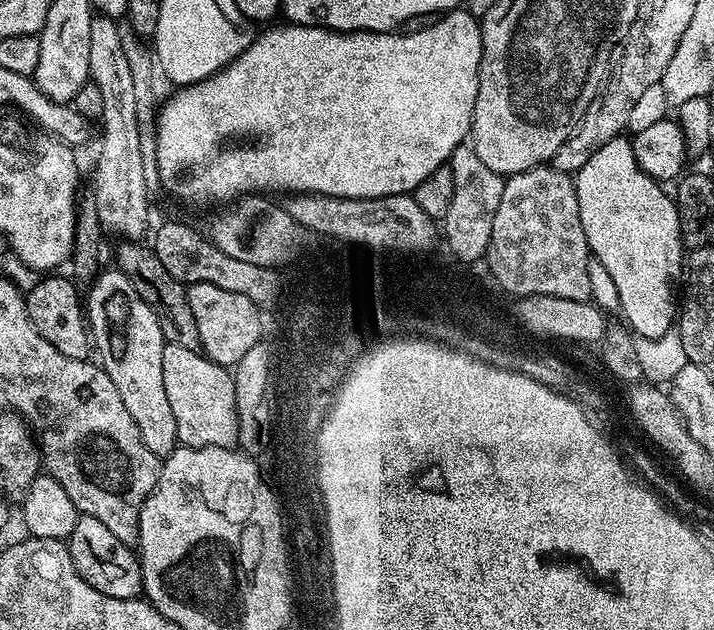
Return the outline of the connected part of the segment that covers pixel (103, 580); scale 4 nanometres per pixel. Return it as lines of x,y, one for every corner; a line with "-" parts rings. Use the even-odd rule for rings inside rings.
81,515
66,541
71,561
83,580
107,597
137,599
143,593
139,559
133,549
115,538
98,518

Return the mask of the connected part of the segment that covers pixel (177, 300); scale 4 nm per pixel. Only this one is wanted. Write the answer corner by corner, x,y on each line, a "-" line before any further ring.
124,242
121,245
116,254
116,260
120,263
117,264
119,271
130,278
130,286
138,290
138,298
142,298
146,306
155,308
158,326
162,326
165,341
174,346
186,346
186,350
199,349
198,326
194,326
194,314
190,314
186,285
166,271
166,266
162,266
158,254
149,245
148,248
144,242

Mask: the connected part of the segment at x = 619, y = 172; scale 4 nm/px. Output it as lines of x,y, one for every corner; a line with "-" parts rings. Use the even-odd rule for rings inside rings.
623,135
615,136
610,142
606,142
606,146
602,146
598,150
594,150
594,154
590,154
590,162
586,162
586,166
582,166
574,174
576,182
576,193
578,194
578,214
582,218
582,230
586,234
586,242
588,243
588,251
603,266
606,266
607,273
610,274
611,280
618,288
618,302
620,303
619,315
624,315
628,322
627,327
631,329
637,337
646,339
656,339
659,336
673,331
674,321
678,316
678,284
676,288
676,279
681,279
682,265
686,260
686,249
682,241
680,241
680,223
678,222
678,210
676,209
676,201
671,195
668,196
663,192
661,181
651,177
639,168
638,162
635,160
634,150
632,149
631,139
625,138

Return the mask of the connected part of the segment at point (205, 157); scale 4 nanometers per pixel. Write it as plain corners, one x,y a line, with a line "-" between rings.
453,10
453,11
451,11
451,12
446,12
446,13
443,13
443,15
441,15
441,16
440,16
440,17
439,17
439,18
438,18
438,19
436,19
436,20
435,20
435,22
433,22
433,24
432,24
432,25
430,25
430,27
428,27
428,28
423,28
423,29
422,29
422,30
418,30
418,31
417,31
417,32
405,32
405,31
403,31
403,30
393,30
393,31
391,31
391,32
334,32
334,31
332,31
332,29
330,29
330,28
322,28
322,27
318,27
318,28
312,28
312,27
311,27
311,26
309,26
309,25
308,25
308,24
289,24
289,23
287,23
287,22
284,22
284,23
281,23
281,25
282,25
282,26
281,26
281,28
272,28
272,27
276,27
276,26
268,26
268,27
265,27
265,28
268,28
268,29
266,29
266,30
265,30
265,32
264,32
264,33
262,33
262,34
261,34
261,36
260,36
260,33
259,33
259,35
257,35
257,36
256,36
256,37
255,37
255,39
253,39
253,41
252,41
252,45
251,45
251,46
249,46
249,47
248,47
248,48
247,48
247,49
246,49
246,50
242,50
242,54
238,54
238,58
234,58
234,59
233,59
233,60
231,60
231,61
230,61
230,62
229,62
229,64
227,64
227,65
226,65
226,67
225,67
225,68
221,68
221,69
220,69
220,71
219,71
219,72
216,72
216,73
214,73
214,74
213,74
213,75
212,75
212,76
207,76
207,77
206,77
206,79
204,79
204,80
203,80
203,81
202,81
202,82
198,82
198,83
197,83
197,84
186,84
186,85
183,85
183,87
181,87
181,88
180,88
180,89
179,89
179,90
176,90
176,91
173,91
173,92
176,92
176,93
174,93
174,94
173,94
173,96
172,96
172,97
170,97
170,98
169,98
169,100
168,100
168,101
166,101
166,102
165,102
165,104
164,104
164,109
162,109
162,107
161,107
161,108
160,108
160,109
159,109
159,112
158,112
158,115
157,115
157,116
156,116
156,117
155,117
155,133
156,133
156,163
155,163
155,165
154,165
154,172
155,172
155,175
156,175
156,172
157,172
157,174
158,174
158,175
160,175
160,180
161,180
161,182
162,182
162,183
164,183
164,188
165,188
165,190
166,190
166,191
168,191
168,192
173,192
173,194
174,194
174,195
176,195
176,196
177,196
177,198
178,198
178,199
180,199
180,200
185,200
185,202
186,202
186,203
188,203
188,204
208,204
208,203
210,203
210,202
211,202
211,200
232,200
232,199
233,199
233,200
232,200
232,201
235,201
235,200
236,200
236,199
237,199
237,198
243,198
243,197
245,197
245,196
247,196
247,195
249,195
249,194
272,194
272,193
268,193
268,192
284,192
284,193
283,193
283,194
315,194
315,195
317,195
317,196
333,196
333,197
334,197
334,198
350,198
350,199
351,199
351,200
365,200
365,199
366,199
366,198
382,198
382,197
383,197
383,196
393,196
393,195
394,195
394,194
404,194
404,193
409,193
409,194
412,194
412,193
415,193
415,190
416,190
416,188
417,188
417,187
418,187
418,185
419,185
419,184
420,184
420,183
421,183
421,182
422,182
422,178
426,178
426,177
427,177
427,176
429,176
429,175
430,175
430,174
434,174
434,170
438,170
438,169
439,169
439,168
441,168
441,166
444,166
444,165
447,165
447,164
448,164
448,163
449,163
449,161
451,161
451,158
452,158
452,155
453,155
453,154
454,154
454,150
455,150
455,149
456,149
456,148
459,148
459,147
461,147
461,145
463,145
463,144
464,144
464,143
465,143
465,141
467,141
467,140
468,140
468,139
469,139
469,136
470,136
470,133
471,133
471,130
472,130
472,115
473,115
473,114
474,114
474,102
475,102
475,101
476,101
476,99
477,99
477,98
478,98
478,78
479,78
479,77
480,77
480,63
481,63
481,62
482,62
482,30
481,30
481,29
480,29
480,20
479,20
479,19
477,19
477,17
475,17
475,16
471,16
471,14
470,14
470,13
468,13
468,12
467,12
467,10

